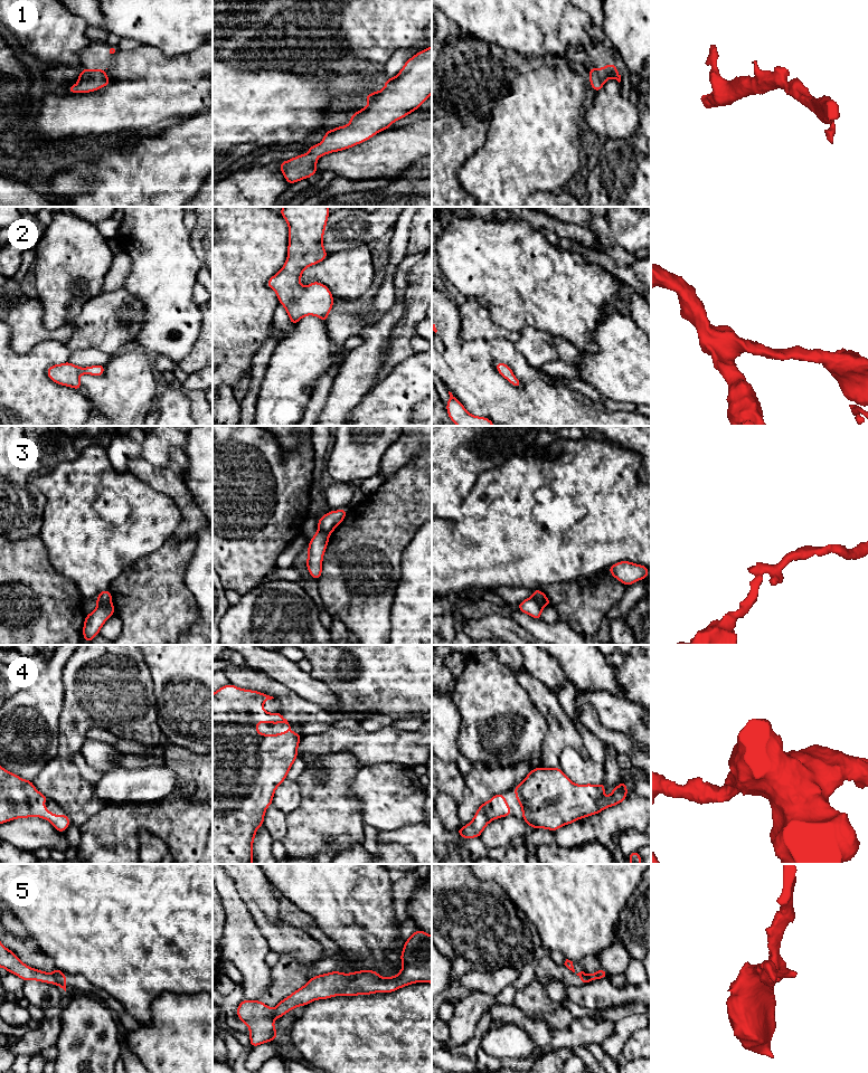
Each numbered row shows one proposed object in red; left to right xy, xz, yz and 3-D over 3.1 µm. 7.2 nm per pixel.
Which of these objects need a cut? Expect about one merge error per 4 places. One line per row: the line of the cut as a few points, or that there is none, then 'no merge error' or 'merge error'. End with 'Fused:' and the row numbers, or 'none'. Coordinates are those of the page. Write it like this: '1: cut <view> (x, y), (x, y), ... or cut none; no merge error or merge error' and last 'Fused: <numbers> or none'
1: cut none; no merge error
2: cut none; no merge error
3: cut xy (111, 601), (98, 606); merge error
4: cut none; no merge error
5: cut xy (52, 974), (57, 984); merge error
Fused: 3, 5

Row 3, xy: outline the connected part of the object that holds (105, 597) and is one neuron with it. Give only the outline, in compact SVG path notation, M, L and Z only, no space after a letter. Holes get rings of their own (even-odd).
M108 589L103 590L100 592L100 595L95 598L97 605L106 605L112 602L112 594Z

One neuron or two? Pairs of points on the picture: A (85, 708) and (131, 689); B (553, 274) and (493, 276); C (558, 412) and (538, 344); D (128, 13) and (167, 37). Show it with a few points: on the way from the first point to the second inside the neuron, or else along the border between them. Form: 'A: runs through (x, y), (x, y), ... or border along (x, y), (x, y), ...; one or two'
A: runs through (96, 696), (104, 689), (120, 689); one
B: runs through (538, 276), (508, 276); one
C: border along (519, 352), (534, 368), (540, 369); two
D: runs through (138, 13), (143, 13), (157, 27); one

